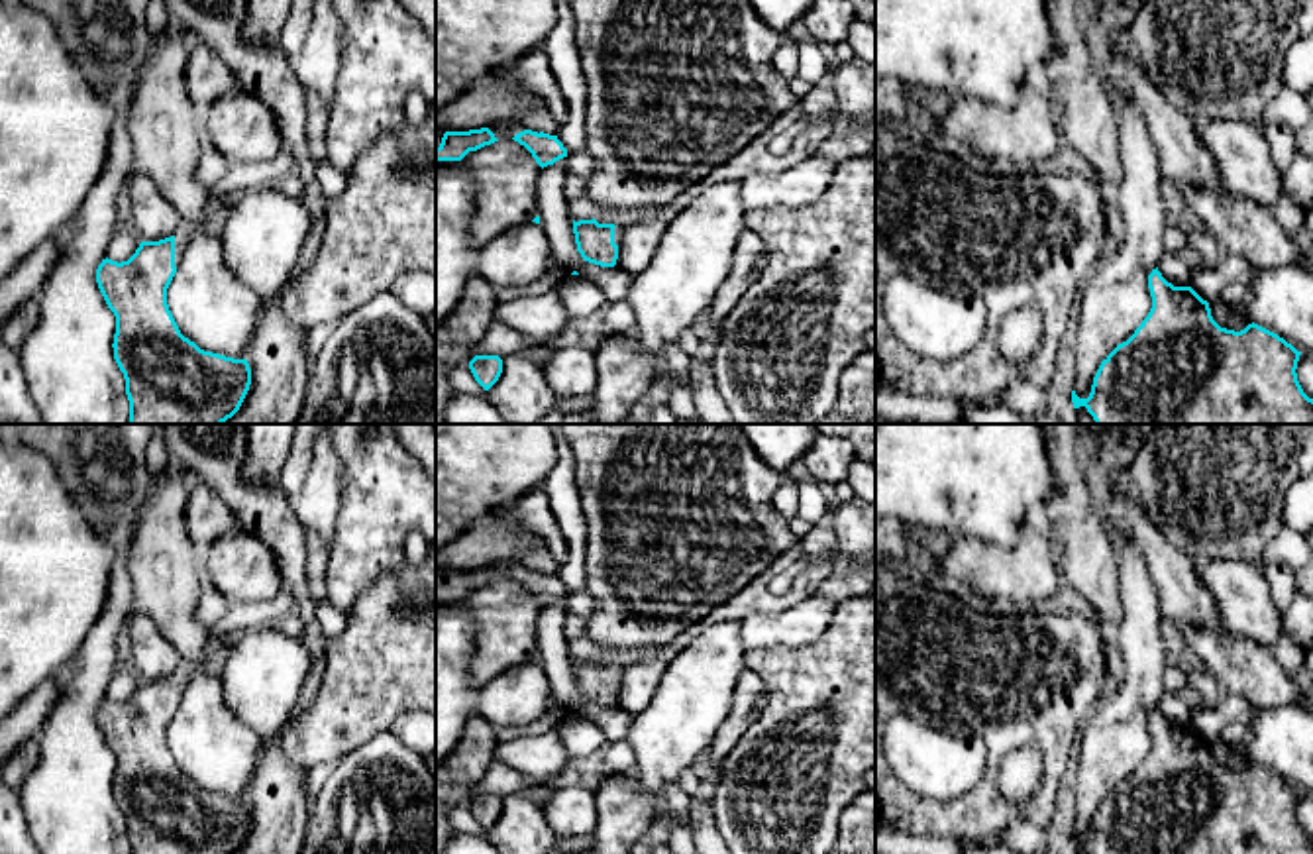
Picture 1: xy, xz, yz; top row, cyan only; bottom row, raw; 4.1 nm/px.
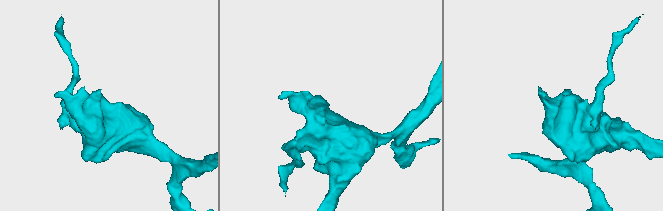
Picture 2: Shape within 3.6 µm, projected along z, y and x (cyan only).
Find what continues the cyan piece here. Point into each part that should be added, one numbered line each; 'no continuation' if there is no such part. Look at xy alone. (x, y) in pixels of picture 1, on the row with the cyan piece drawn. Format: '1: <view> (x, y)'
1: xy (183, 232)

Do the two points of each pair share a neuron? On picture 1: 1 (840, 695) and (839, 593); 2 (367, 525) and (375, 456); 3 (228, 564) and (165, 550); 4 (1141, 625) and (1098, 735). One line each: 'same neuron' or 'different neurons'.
1: different neurons
2: same neuron
3: different neurons
4: same neuron

